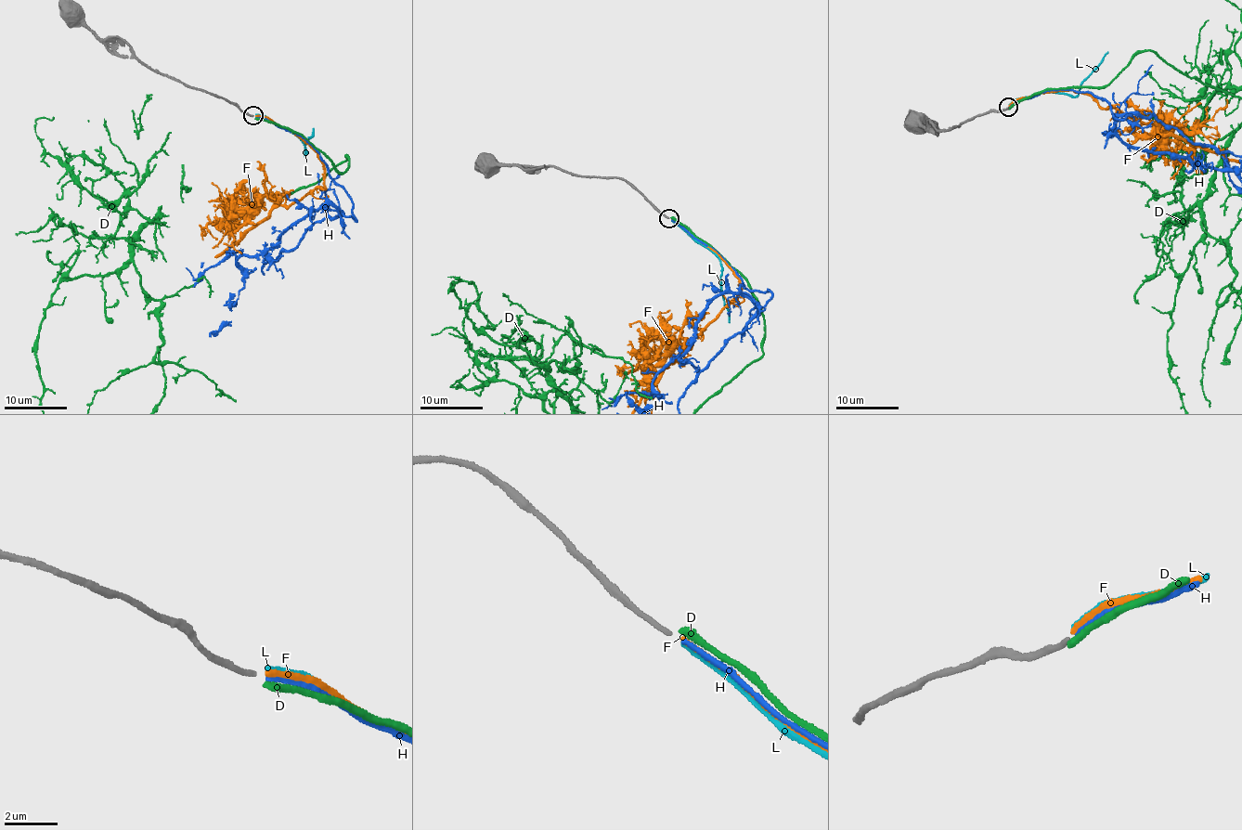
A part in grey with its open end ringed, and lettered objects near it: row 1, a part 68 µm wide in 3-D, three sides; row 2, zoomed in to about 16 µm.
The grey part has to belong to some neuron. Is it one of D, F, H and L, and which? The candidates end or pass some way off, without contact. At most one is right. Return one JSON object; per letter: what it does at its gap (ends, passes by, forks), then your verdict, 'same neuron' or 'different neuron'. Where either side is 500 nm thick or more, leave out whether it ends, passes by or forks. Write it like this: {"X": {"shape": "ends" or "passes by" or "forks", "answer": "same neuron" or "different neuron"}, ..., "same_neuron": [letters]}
{"D": {"shape": "ends", "answer": "different neuron"}, "F": {"shape": "ends", "answer": "same neuron"}, "H": {"shape": "ends", "answer": "different neuron"}, "L": {"shape": "ends", "answer": "different neuron"}, "same_neuron": ["F"]}

